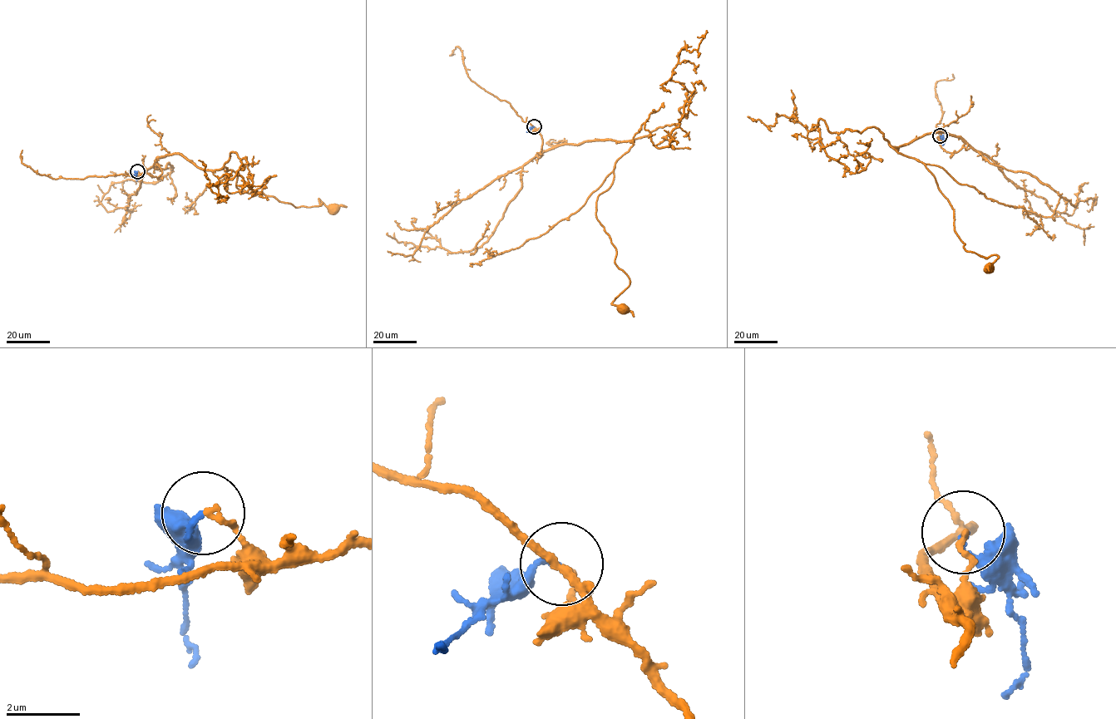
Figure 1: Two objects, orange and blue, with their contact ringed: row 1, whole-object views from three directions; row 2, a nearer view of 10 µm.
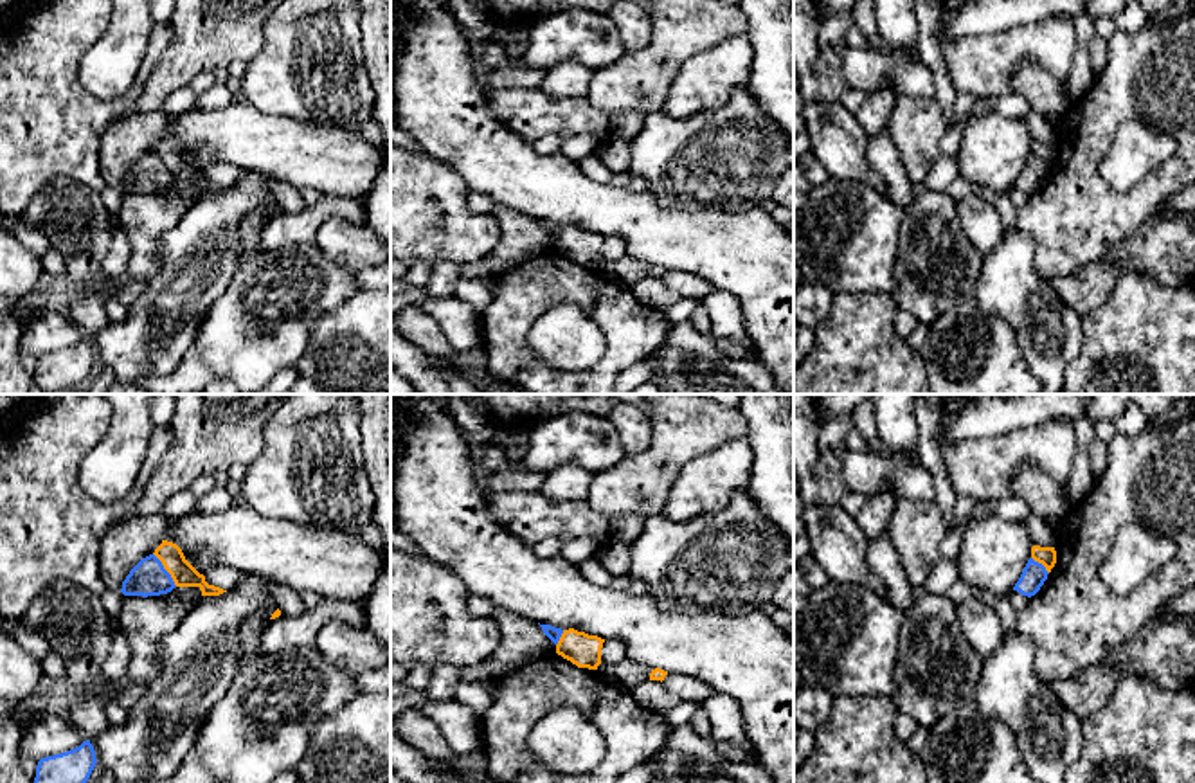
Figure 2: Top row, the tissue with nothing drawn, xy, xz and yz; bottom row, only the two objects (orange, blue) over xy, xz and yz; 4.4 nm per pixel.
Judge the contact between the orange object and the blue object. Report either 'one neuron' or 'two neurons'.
two neurons

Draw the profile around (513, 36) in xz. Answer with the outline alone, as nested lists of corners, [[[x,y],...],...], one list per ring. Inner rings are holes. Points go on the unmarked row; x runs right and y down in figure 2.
[[[499,23],[488,31],[511,56],[515,63],[522,63],[527,49],[527,25],[522,23]]]

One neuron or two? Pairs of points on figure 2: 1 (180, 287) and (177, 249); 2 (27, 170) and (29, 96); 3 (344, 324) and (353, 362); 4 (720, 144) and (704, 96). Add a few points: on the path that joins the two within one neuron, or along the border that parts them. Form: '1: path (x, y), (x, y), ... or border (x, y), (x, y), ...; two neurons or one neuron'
1: path (180, 278), (177, 258); one neuron
2: path (27, 152), (27, 137), (33, 130), (29, 114); one neuron
3: path (353, 333), (353, 353); one neuron
4: border (744, 85), (715, 108), (681, 117), (666, 114); two neurons

